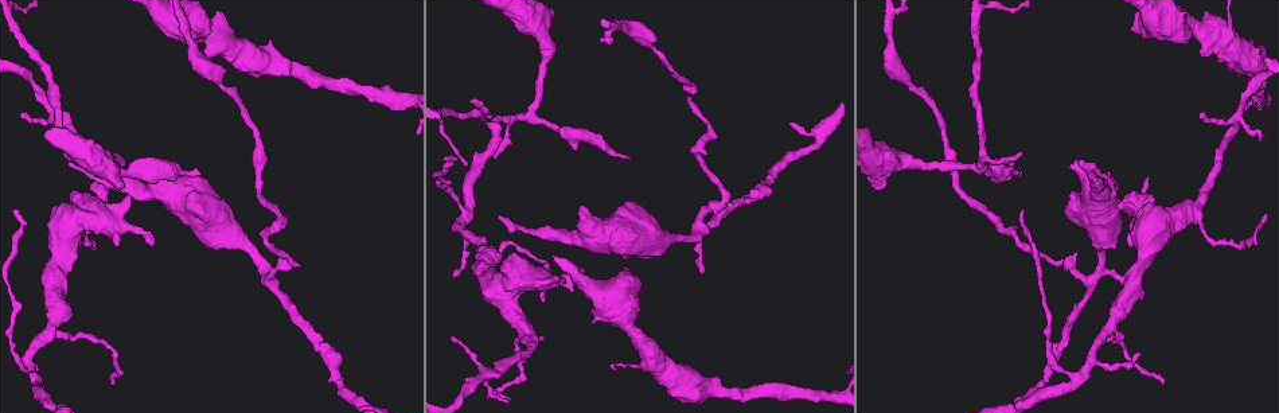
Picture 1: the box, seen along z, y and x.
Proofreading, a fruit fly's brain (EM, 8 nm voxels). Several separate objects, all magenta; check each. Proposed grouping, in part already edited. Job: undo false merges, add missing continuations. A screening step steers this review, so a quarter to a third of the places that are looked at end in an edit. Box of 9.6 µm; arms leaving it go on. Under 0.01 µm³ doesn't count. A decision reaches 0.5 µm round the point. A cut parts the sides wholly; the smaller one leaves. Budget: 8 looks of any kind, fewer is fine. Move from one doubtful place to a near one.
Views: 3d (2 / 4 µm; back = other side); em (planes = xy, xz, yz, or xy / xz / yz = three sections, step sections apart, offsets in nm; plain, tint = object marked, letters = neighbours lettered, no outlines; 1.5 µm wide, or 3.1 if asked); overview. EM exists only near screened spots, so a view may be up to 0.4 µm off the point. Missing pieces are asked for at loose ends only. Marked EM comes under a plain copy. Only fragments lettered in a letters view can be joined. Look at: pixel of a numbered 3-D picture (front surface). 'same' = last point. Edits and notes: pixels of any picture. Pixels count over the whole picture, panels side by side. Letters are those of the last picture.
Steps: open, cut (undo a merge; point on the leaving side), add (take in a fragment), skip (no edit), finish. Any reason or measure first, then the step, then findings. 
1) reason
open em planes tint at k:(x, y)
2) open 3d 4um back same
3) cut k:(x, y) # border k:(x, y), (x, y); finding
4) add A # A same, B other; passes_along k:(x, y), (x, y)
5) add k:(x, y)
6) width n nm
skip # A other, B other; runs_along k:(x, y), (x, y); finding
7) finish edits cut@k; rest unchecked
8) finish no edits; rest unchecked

end of a long branch
open 3d 2um at 1:(1023, 211)

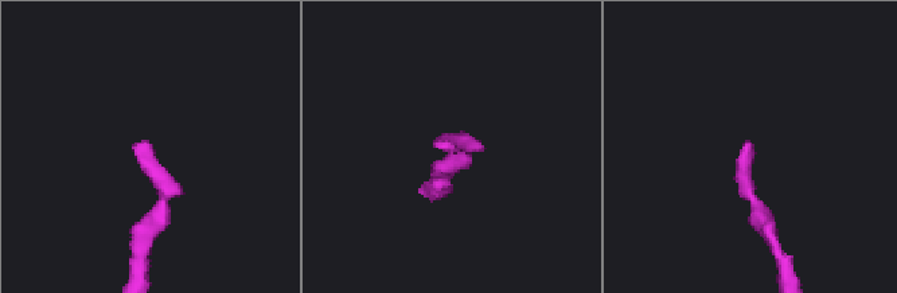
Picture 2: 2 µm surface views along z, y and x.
open em xz step 8 tint at 2:(445, 149)

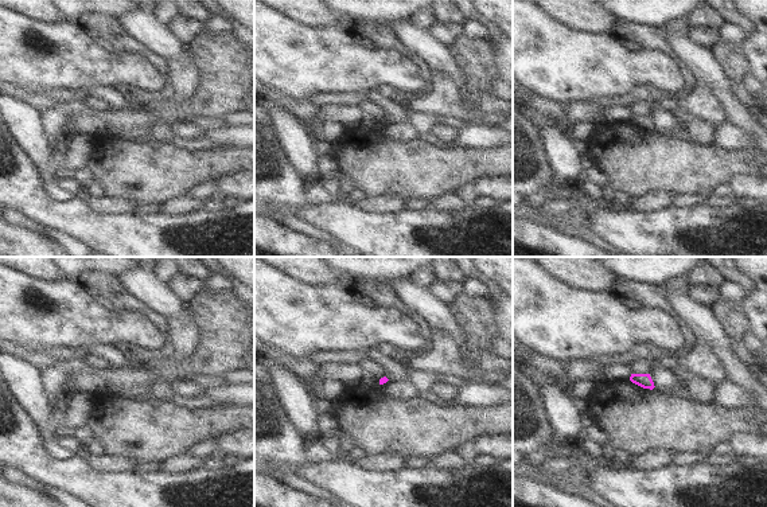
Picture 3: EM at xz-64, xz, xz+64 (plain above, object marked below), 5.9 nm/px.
open em planes letters same

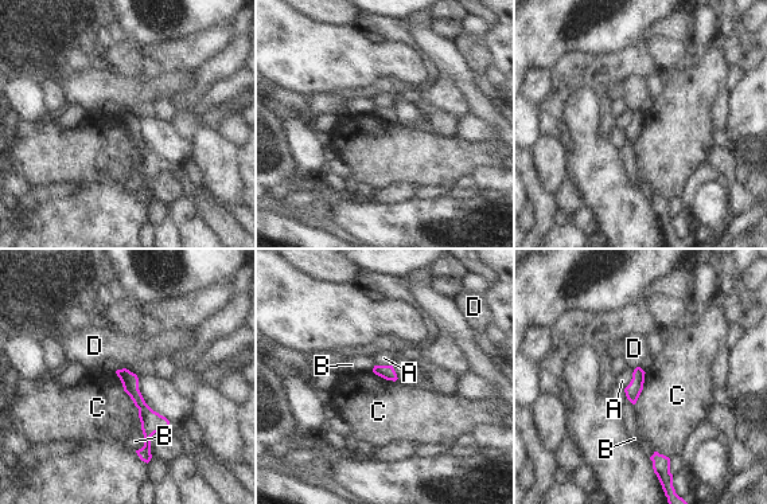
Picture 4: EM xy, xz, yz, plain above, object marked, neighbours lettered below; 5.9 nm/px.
longest_contact C 400 nm
skip # A other, B other, C other, D other; border 4:(116, 370), (137, 409), (141, 429); no lettered fragment goes on from it

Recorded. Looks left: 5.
stops while still wide
open 3d 2um at 1:(542, 340)

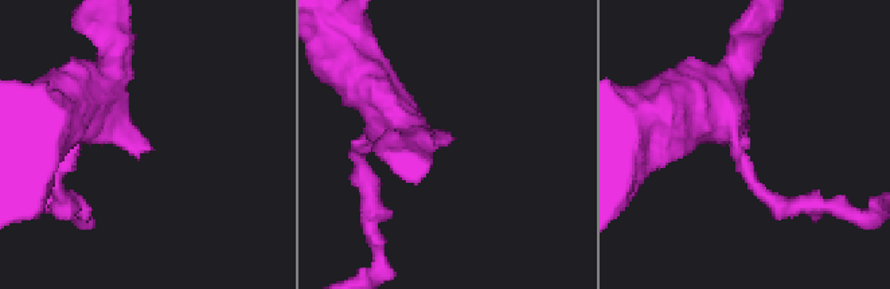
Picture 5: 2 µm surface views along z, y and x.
now the EM
open em xz step 4 letters at 5:(152, 149)

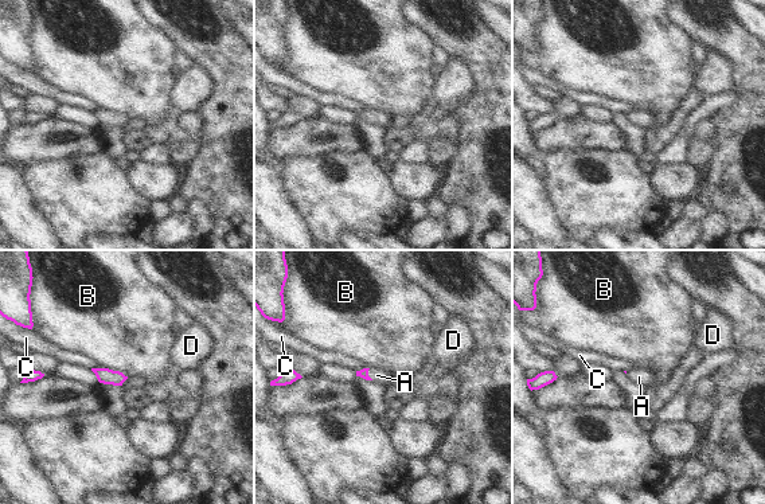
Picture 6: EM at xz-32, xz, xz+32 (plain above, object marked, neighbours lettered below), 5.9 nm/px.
another direction
open em planes letters same

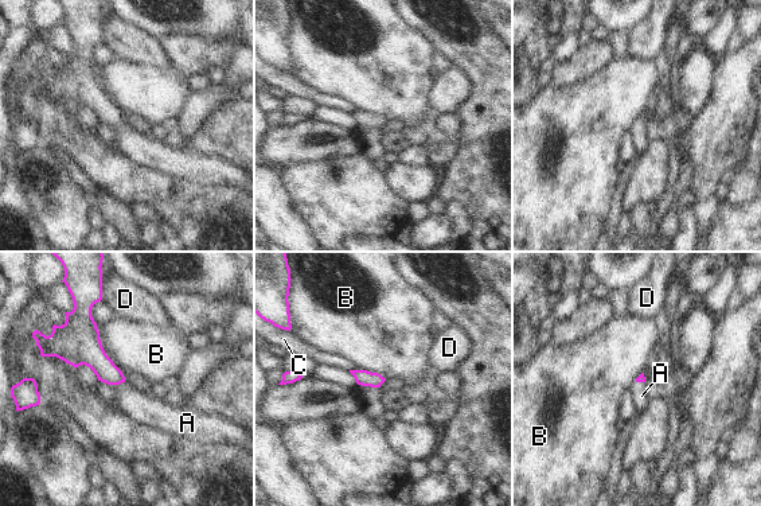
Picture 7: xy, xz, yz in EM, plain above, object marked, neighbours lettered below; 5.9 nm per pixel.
add A # A same, B other, C other, D other; the neuron continues

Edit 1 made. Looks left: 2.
open em planes letters at 1:(453, 337)

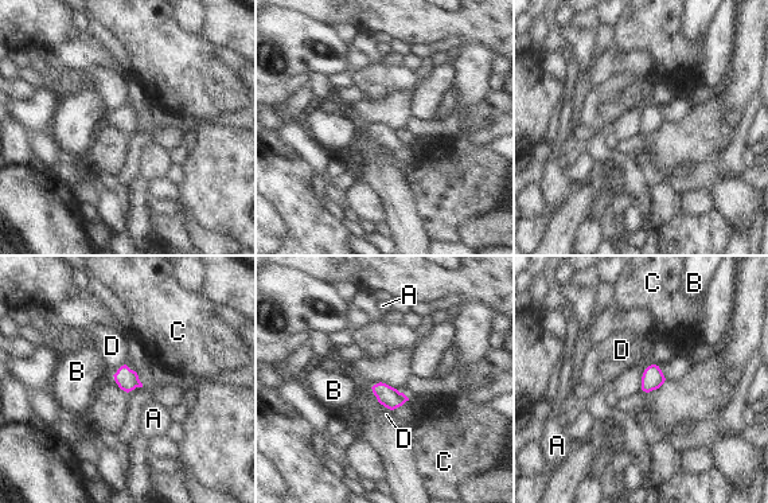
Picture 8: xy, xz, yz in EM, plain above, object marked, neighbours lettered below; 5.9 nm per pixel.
width 120 nm
skip # A other, B other, C other, D other; border 8:(653, 363), (666, 379); no lettered fragment goes on from it

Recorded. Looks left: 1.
finish edits add@7; rest unchecked

